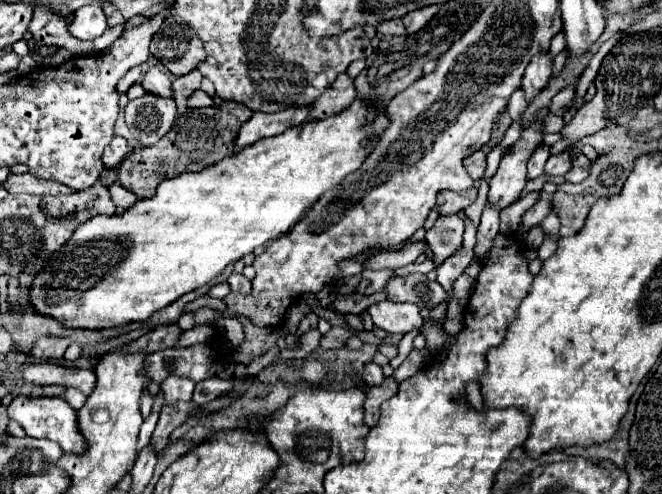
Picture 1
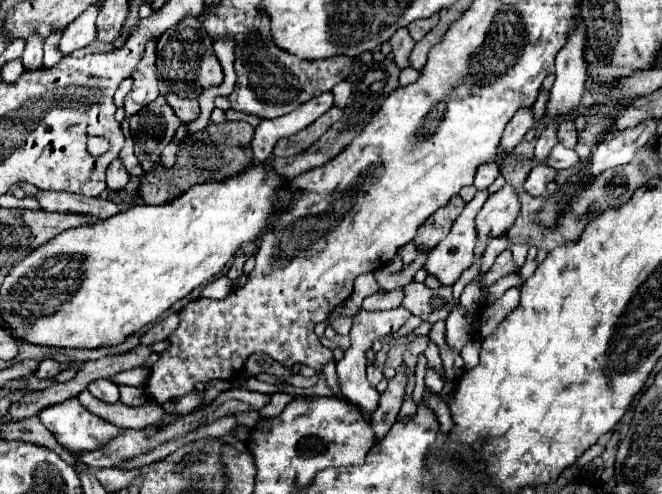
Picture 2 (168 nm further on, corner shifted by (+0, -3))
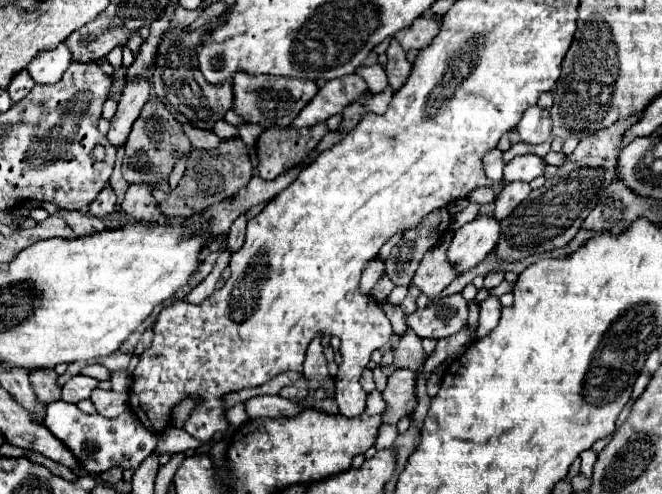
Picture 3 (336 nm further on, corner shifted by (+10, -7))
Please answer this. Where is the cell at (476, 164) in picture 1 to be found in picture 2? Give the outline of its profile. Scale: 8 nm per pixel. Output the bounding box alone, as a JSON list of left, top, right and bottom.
[474,162,498,190]

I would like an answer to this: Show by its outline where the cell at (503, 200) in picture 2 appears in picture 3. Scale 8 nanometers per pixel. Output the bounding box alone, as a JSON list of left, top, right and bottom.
[446,216,498,274]

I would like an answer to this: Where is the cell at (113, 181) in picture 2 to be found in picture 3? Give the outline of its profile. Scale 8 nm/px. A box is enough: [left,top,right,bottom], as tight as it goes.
[90,186,116,218]

